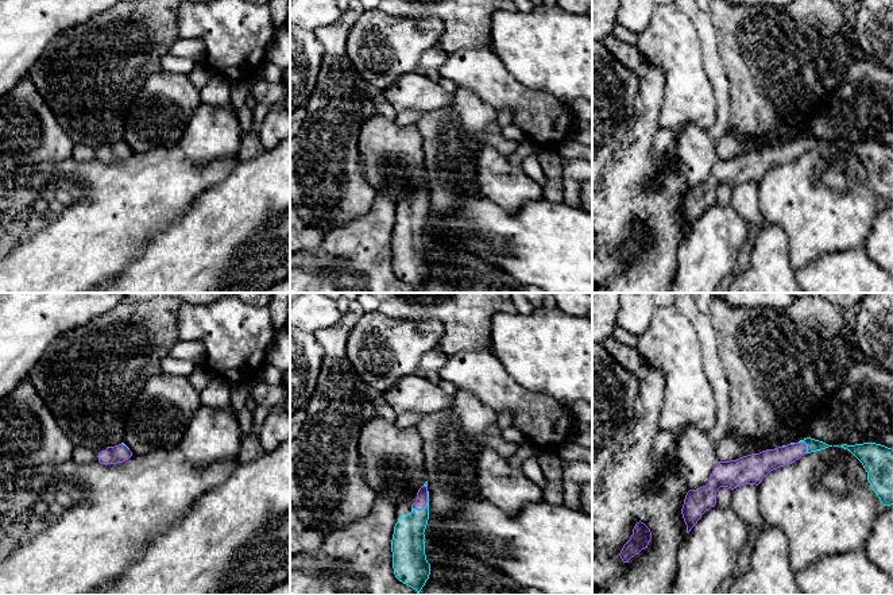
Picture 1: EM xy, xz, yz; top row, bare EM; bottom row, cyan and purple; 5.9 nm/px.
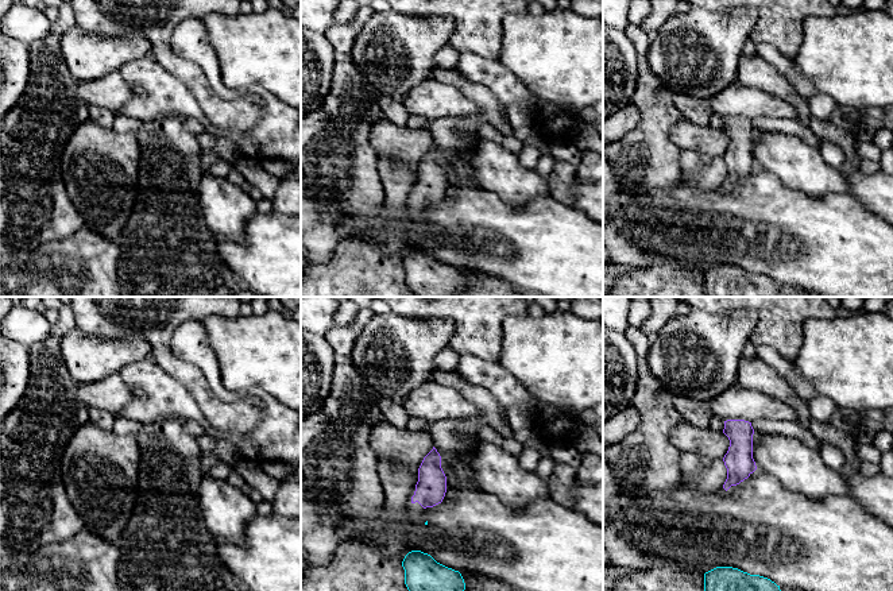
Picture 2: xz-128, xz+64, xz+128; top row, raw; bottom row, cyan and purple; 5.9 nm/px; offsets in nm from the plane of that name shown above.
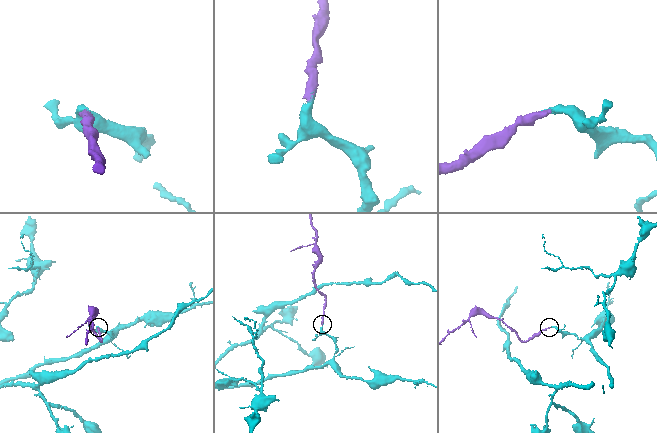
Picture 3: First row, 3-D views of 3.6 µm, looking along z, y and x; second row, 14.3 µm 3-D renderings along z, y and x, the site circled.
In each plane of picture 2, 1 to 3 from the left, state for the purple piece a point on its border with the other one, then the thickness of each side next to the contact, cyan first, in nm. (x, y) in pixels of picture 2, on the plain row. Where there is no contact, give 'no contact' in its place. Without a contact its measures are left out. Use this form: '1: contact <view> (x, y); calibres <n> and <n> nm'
1: no contact
2: no contact
3: no contact

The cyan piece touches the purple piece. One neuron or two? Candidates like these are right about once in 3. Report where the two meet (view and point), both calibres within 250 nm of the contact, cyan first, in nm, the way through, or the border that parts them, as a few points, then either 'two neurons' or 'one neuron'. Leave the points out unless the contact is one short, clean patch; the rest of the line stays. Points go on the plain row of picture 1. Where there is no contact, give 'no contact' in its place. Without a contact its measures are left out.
xz (426, 203) | 190/70 nm | across xz (408, 239), (409, 227), (426, 203), (421, 199) | one neuron

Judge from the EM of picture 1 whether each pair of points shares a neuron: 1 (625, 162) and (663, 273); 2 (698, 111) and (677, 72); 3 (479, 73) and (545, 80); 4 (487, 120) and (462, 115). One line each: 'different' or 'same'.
1: same
2: same
3: different
4: same

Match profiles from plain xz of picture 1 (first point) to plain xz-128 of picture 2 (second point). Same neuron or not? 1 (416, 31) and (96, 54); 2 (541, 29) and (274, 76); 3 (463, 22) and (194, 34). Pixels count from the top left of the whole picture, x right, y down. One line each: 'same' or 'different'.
1: same
2: same
3: different

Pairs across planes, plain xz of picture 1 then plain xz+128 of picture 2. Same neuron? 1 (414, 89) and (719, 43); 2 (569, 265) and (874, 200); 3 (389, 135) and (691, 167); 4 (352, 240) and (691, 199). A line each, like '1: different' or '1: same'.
1: different
2: different
3: different
4: different

